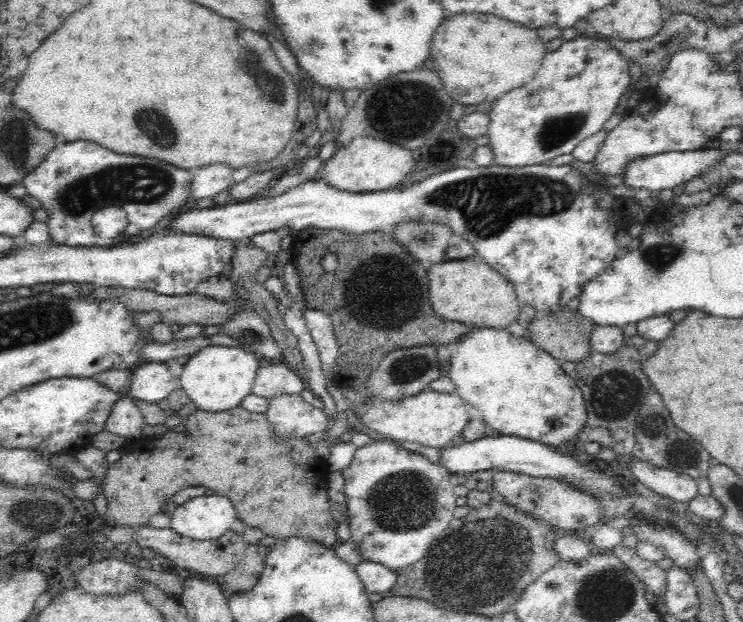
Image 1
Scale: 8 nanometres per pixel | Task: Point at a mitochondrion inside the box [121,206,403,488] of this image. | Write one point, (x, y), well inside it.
(322, 294)

